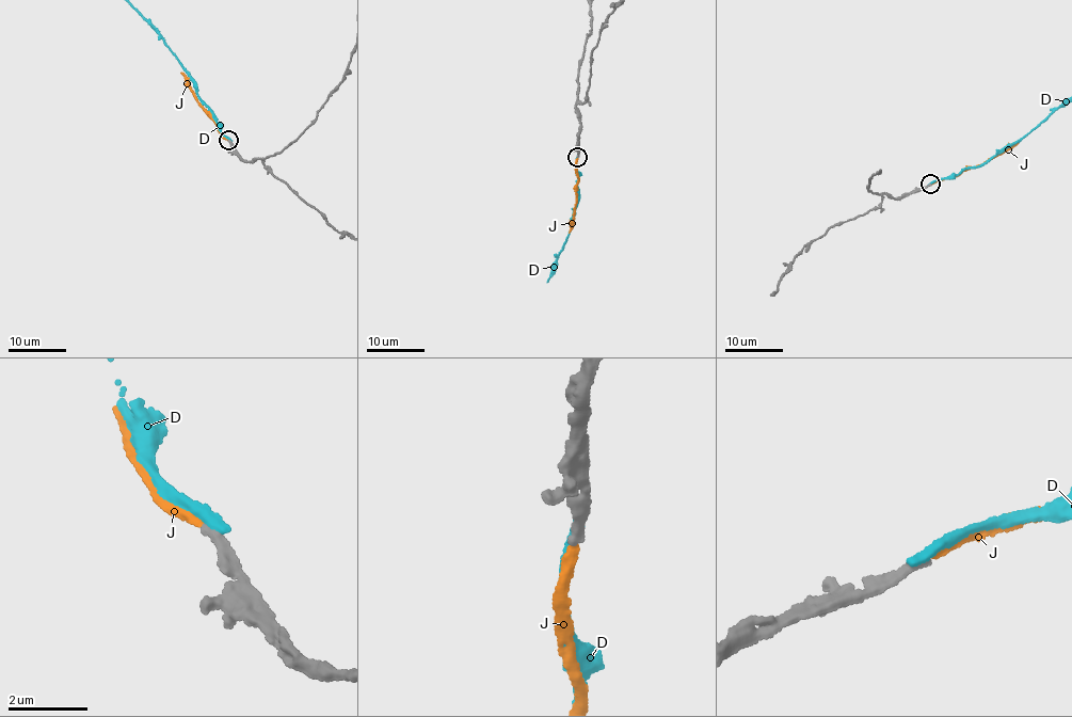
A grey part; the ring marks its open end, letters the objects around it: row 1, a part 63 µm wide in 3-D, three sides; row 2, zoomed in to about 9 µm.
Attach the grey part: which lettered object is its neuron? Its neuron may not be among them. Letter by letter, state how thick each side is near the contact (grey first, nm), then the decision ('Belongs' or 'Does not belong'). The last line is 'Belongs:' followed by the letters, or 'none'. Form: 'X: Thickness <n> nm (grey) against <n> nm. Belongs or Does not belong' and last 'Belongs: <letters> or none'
D: Thickness 260 nm (grey) against 300 nm. Does not belong
J: Thickness 240 nm (grey) against 240 nm. Belongs
Belongs: J

